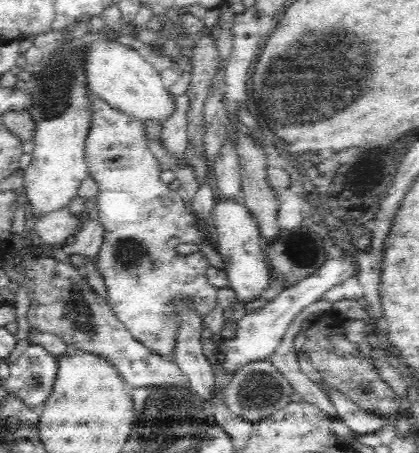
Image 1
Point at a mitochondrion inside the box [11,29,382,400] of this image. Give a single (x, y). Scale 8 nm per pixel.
(58, 79)

